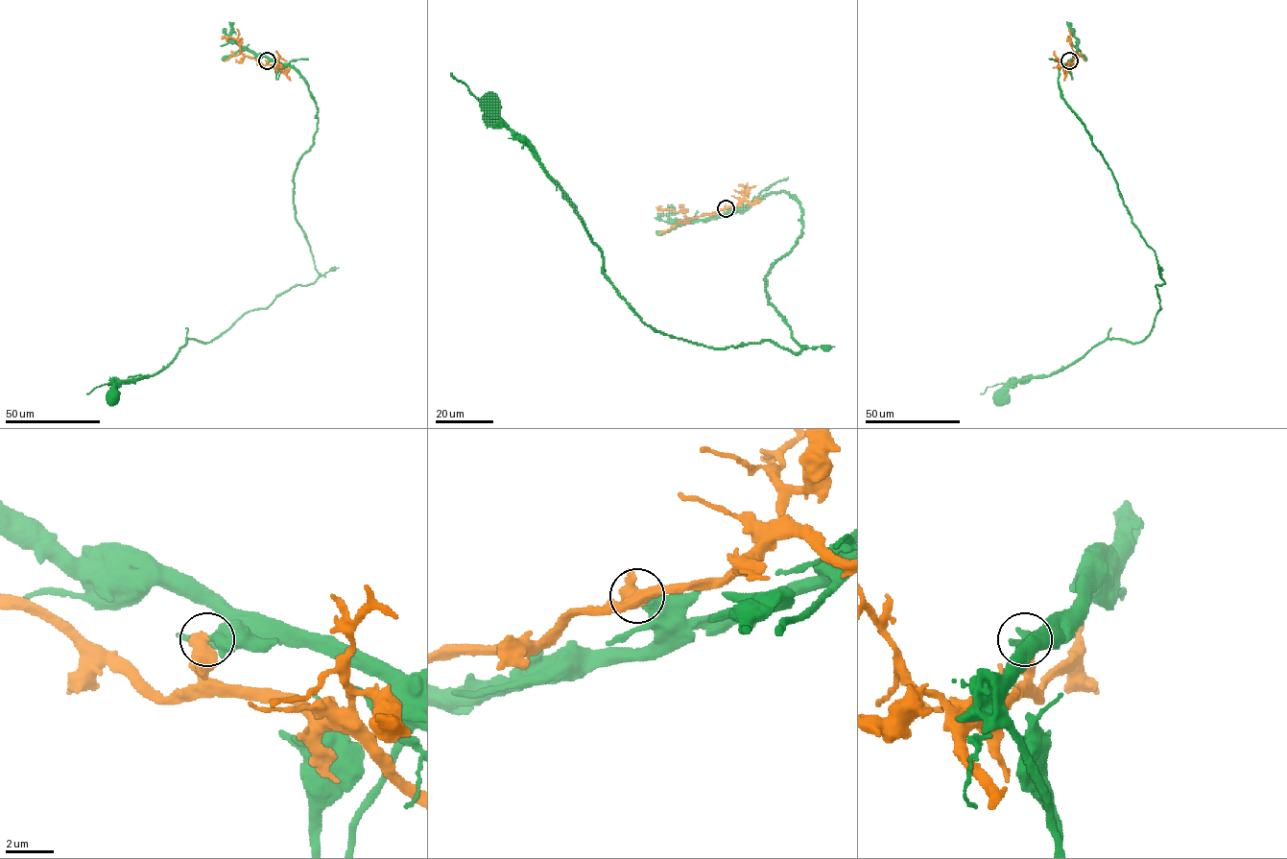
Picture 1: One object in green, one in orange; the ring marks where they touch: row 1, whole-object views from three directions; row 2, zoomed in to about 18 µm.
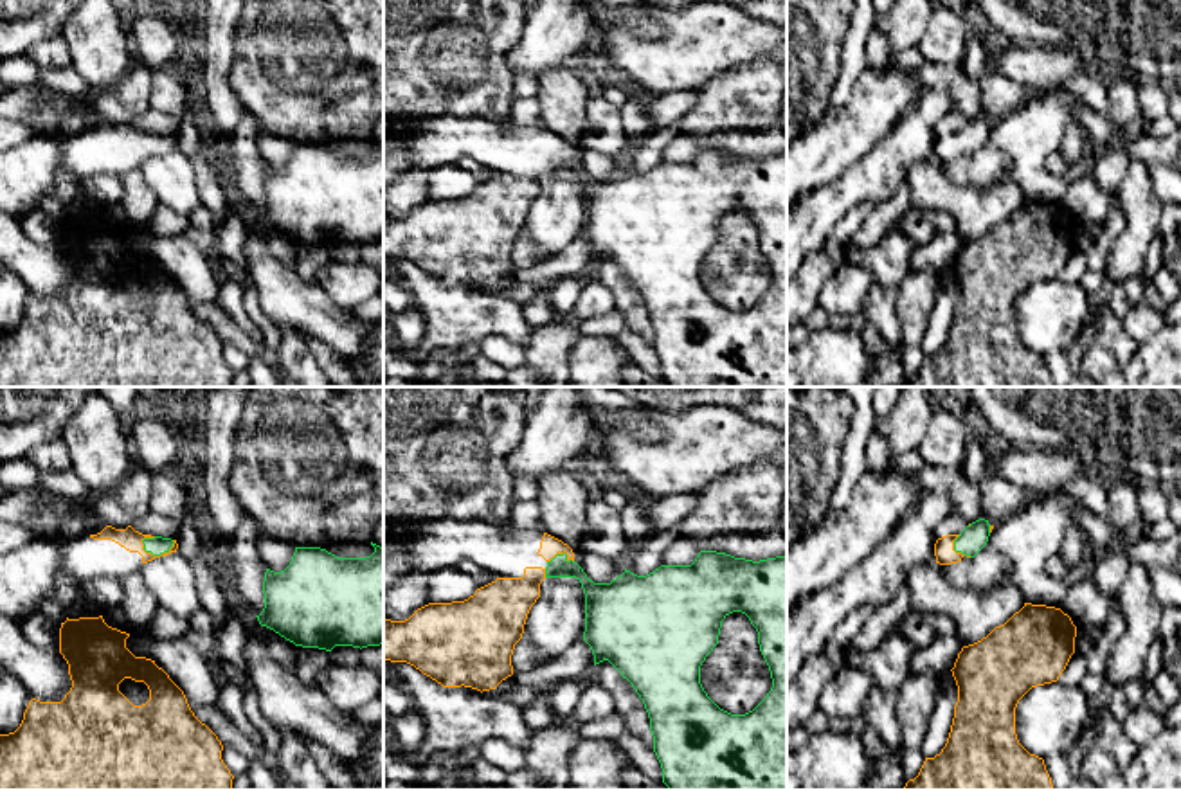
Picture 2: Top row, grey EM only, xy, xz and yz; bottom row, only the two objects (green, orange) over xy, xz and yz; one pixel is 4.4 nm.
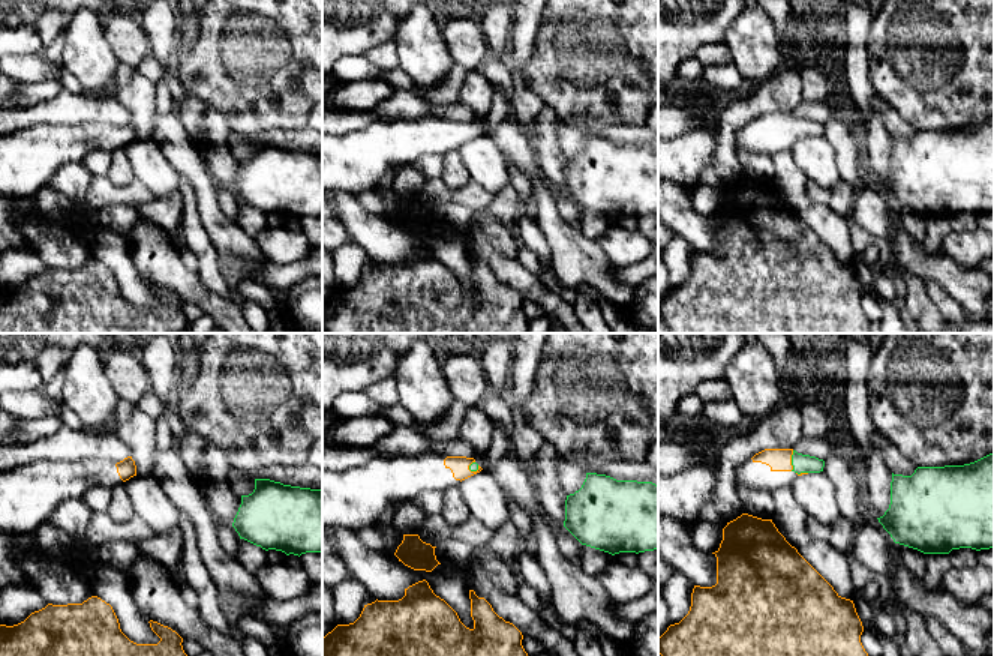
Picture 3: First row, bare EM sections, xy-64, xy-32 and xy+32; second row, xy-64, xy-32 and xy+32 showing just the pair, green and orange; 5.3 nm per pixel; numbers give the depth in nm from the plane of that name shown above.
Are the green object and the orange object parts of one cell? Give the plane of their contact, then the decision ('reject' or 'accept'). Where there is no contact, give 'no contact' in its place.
contact in xy; reject

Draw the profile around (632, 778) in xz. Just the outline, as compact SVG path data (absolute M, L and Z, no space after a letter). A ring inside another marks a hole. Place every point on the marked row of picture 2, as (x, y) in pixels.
M628 767L621 774L625 790L670 790L663 781L655 781L636 767Z

